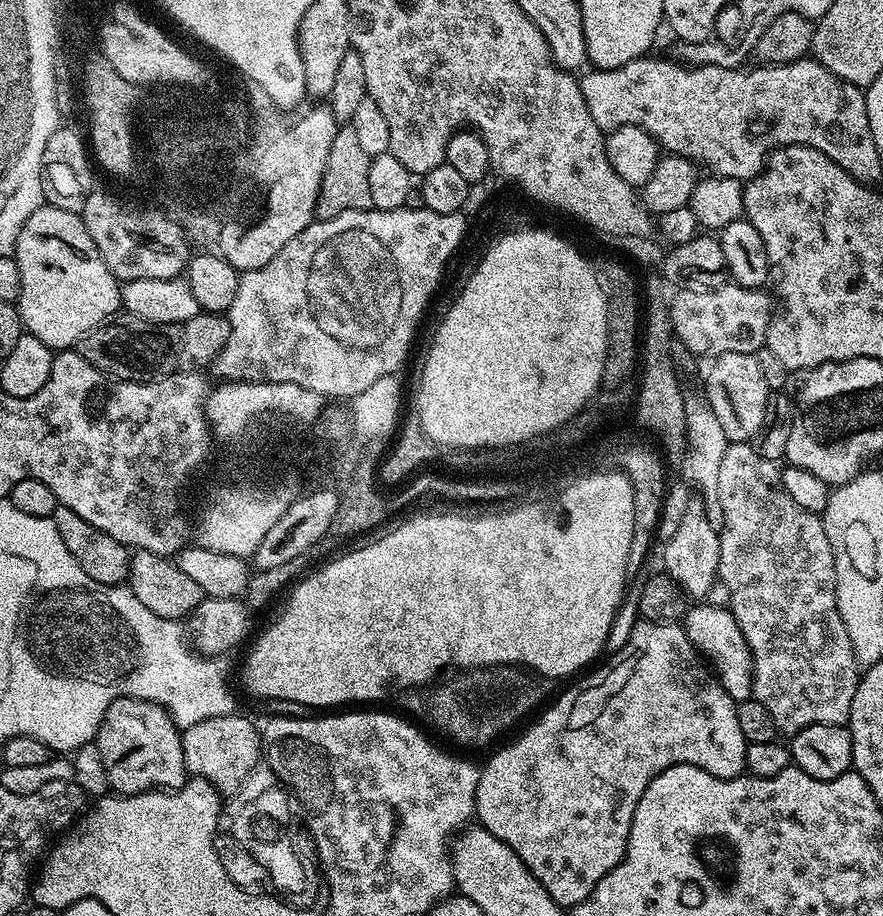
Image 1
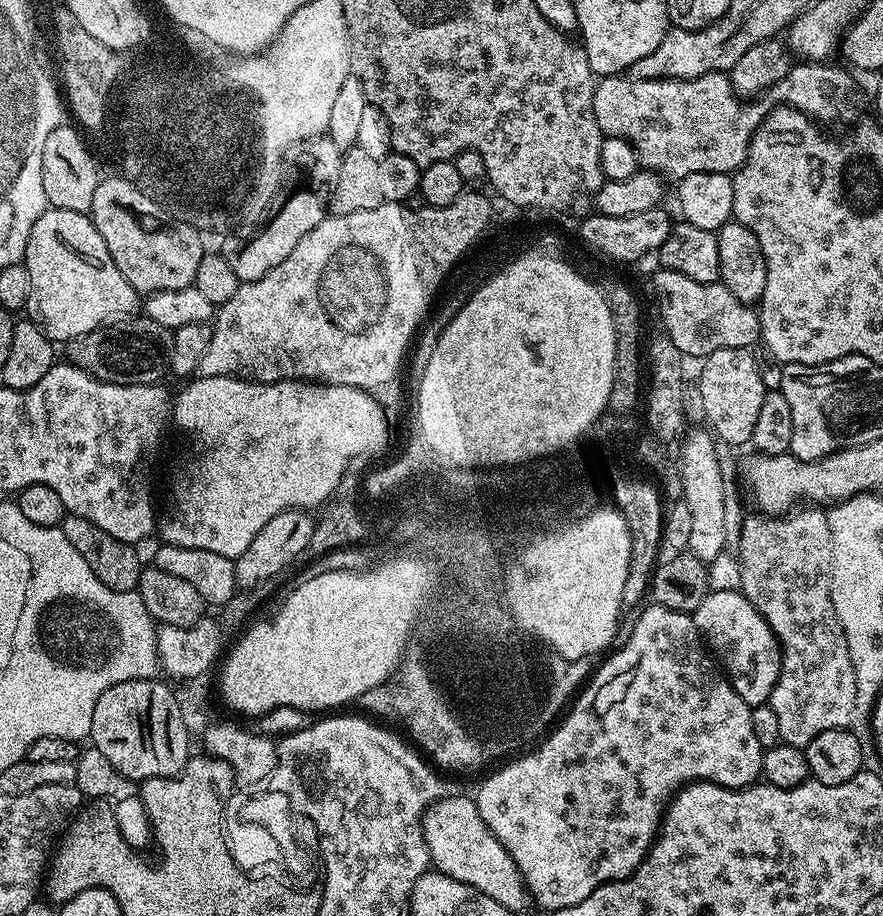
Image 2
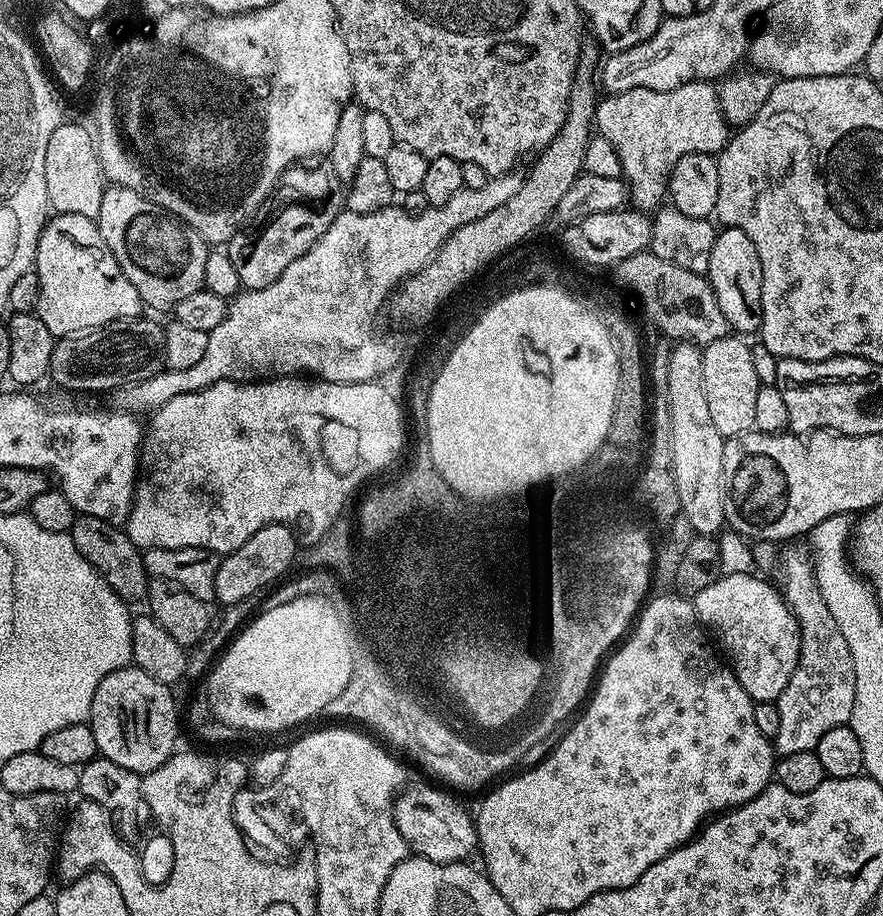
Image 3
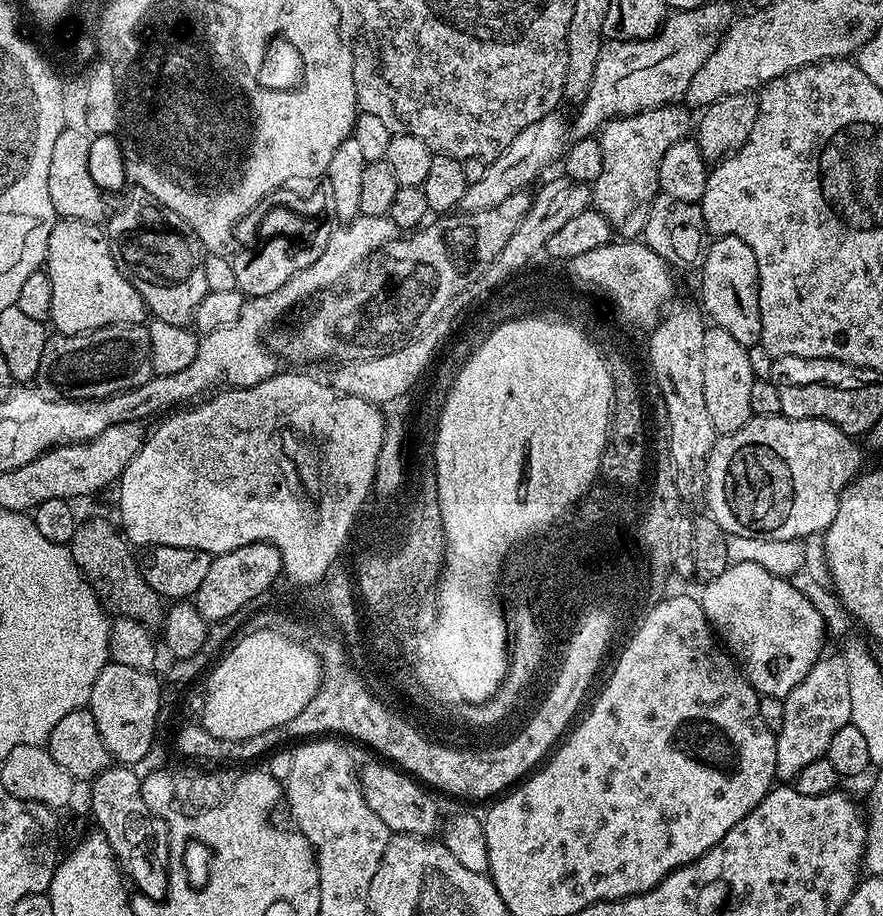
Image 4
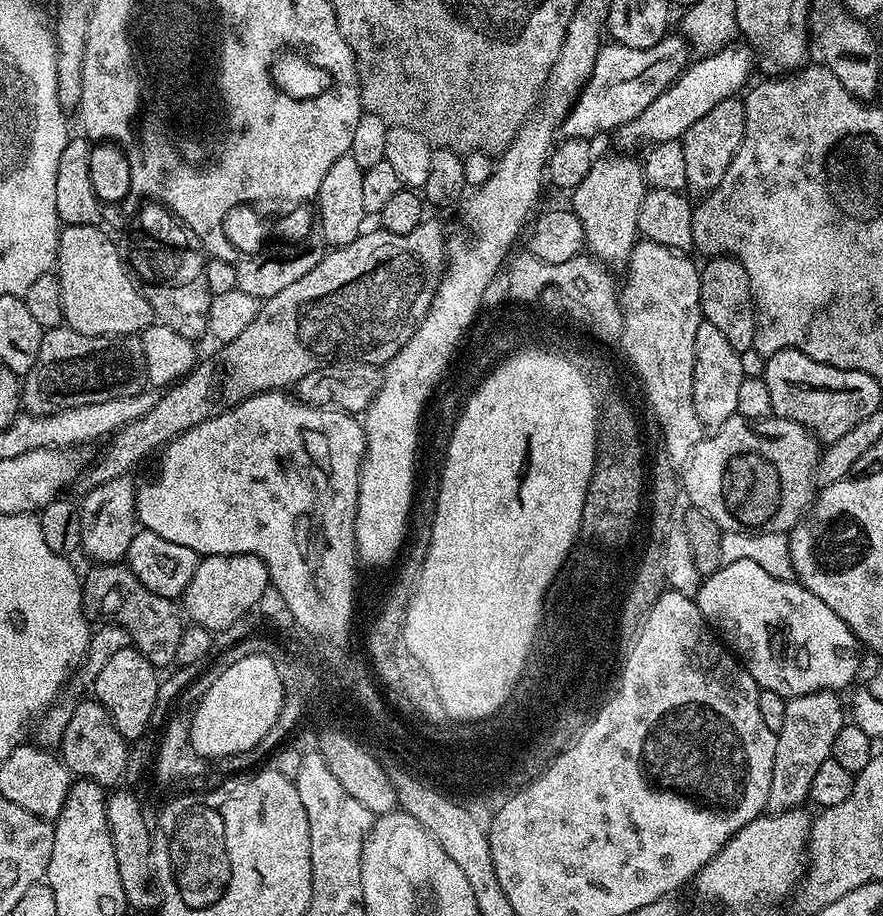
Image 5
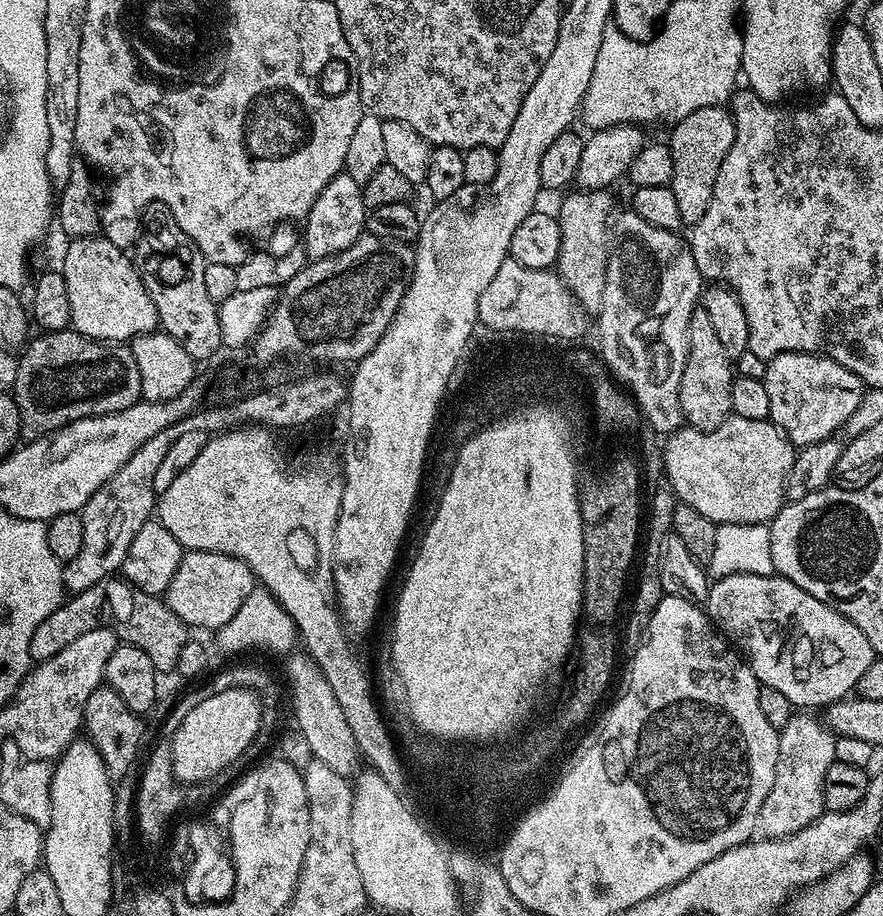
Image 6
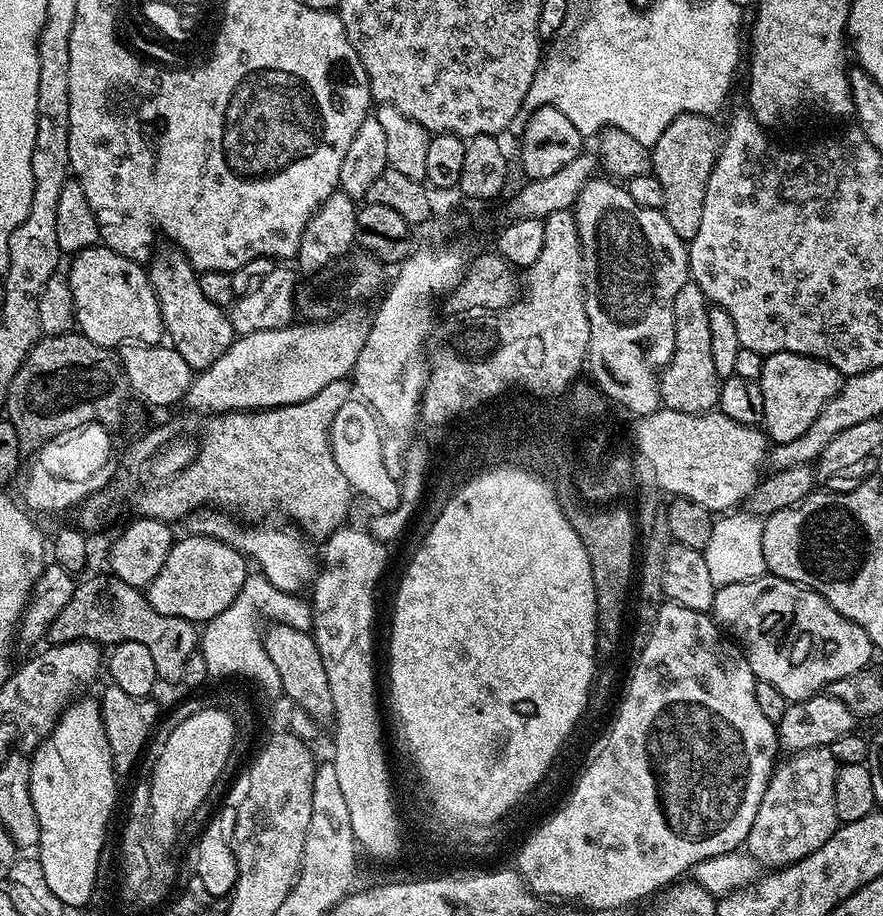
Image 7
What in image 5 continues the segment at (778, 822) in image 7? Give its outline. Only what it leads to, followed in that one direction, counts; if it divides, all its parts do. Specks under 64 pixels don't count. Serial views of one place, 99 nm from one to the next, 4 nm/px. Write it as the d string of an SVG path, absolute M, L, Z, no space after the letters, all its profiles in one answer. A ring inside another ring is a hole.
M829 690L794 696L788 700L782 730L776 733L774 770L770 778L768 795L769 813L785 812L791 808L801 807L808 800L810 782L814 779L814 773L817 772L818 766L822 766L822 762L830 759L834 738L846 723L845 705L843 708L836 696L839 695Z

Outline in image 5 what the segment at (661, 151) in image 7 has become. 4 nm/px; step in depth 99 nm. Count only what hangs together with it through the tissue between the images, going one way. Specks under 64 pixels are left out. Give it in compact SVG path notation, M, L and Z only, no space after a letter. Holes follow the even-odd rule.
M733 98L718 102L714 110L710 110L708 114L702 114L702 118L698 118L698 122L694 122L690 130L686 130L682 143L686 154L686 182L689 193L707 194L718 186L718 182L722 182L738 146L742 146L745 126L746 114L743 99Z

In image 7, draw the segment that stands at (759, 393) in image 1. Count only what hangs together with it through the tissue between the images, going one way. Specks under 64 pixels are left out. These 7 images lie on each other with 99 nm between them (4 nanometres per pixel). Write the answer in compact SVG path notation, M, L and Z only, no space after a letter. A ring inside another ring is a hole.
M696 283L682 286L674 302L676 319L676 341L670 362L659 373L660 399L663 407L673 408L686 414L701 415L713 411L720 403L722 378L714 370L714 353L710 351L710 305Z

